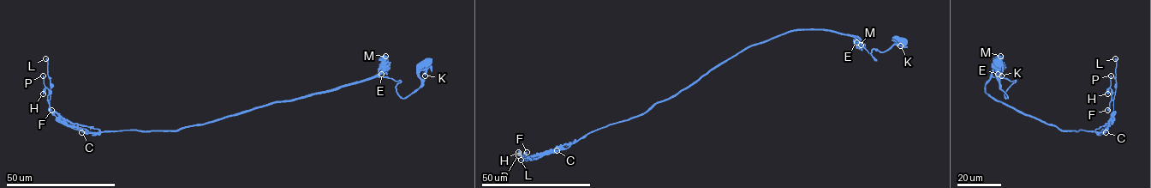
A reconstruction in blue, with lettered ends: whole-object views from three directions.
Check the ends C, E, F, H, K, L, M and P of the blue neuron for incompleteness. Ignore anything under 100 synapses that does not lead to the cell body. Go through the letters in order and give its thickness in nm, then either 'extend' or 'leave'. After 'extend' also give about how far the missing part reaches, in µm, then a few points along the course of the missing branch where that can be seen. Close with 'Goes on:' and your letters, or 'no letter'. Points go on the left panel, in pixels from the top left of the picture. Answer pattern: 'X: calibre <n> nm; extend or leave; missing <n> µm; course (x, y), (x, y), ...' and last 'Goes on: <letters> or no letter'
C: calibre 400 nm; leave
E: calibre 260 nm; leave
F: calibre 550 nm; leave
H: calibre 600 nm; leave
K: calibre 240 nm; leave
L: calibre 480 nm; leave
M: calibre 240 nm; leave
P: calibre 260 nm; leave
Goes on: no letter

